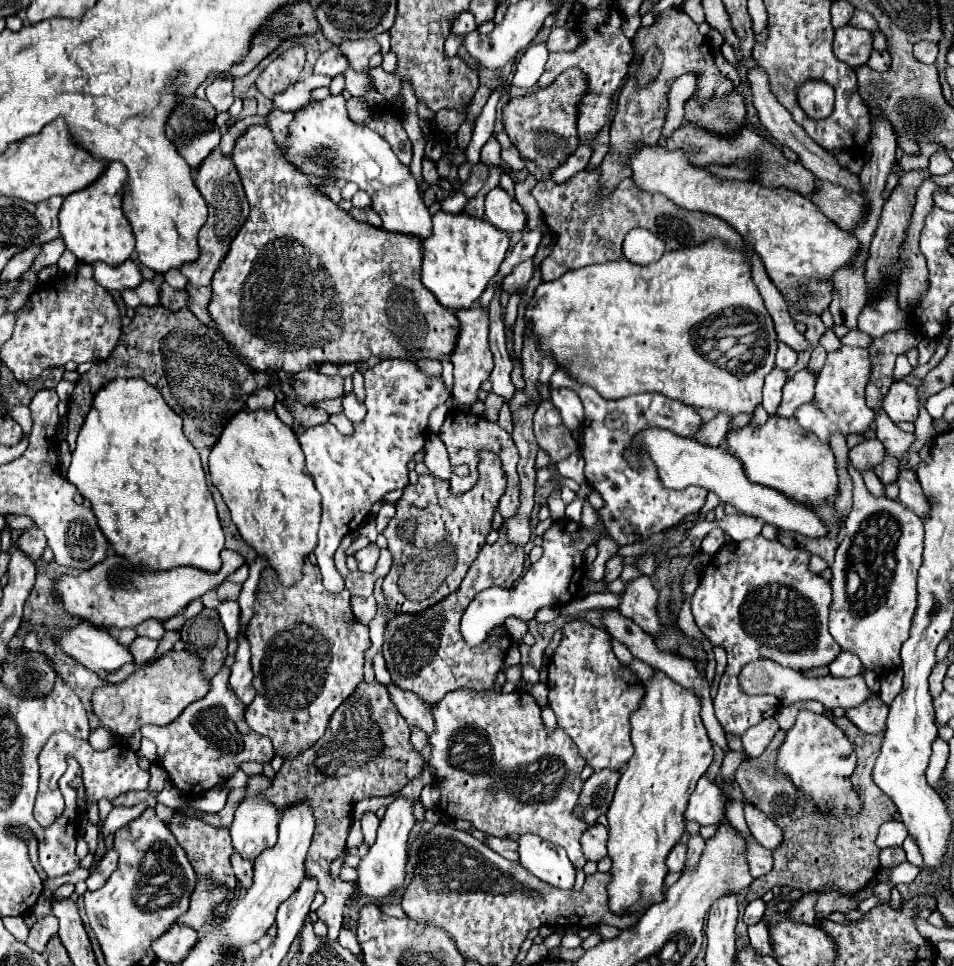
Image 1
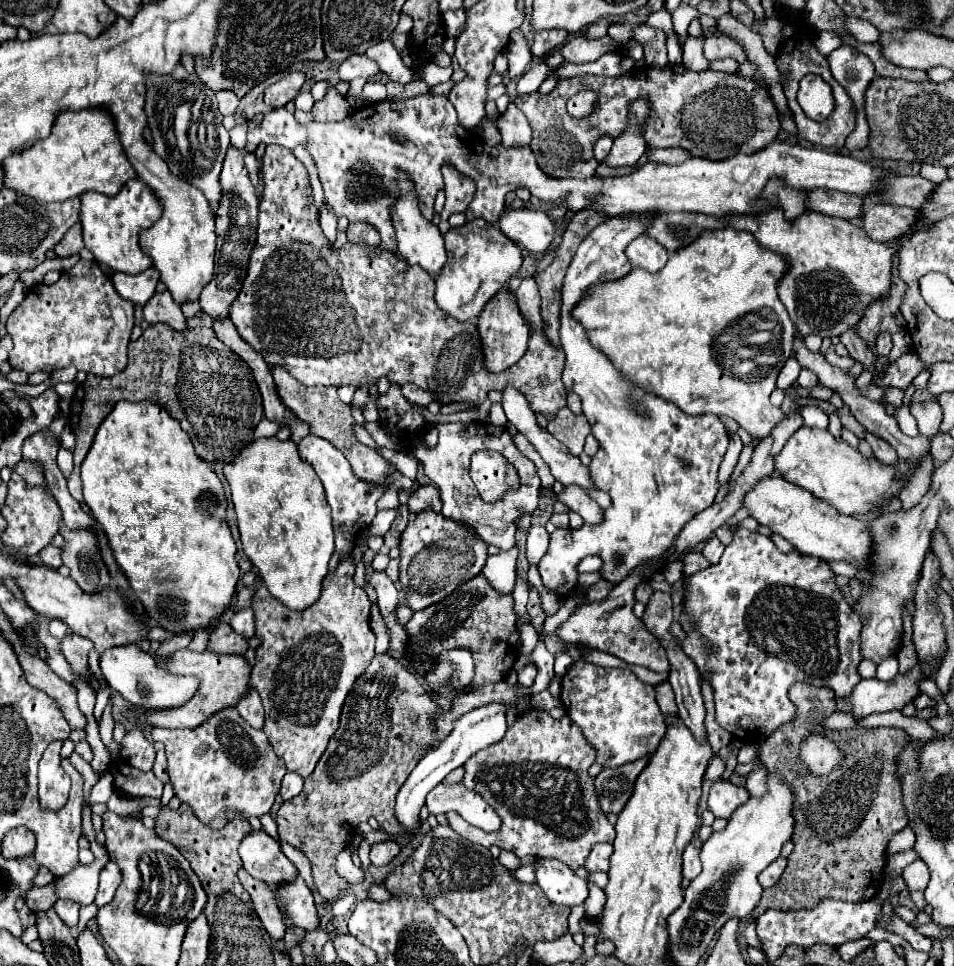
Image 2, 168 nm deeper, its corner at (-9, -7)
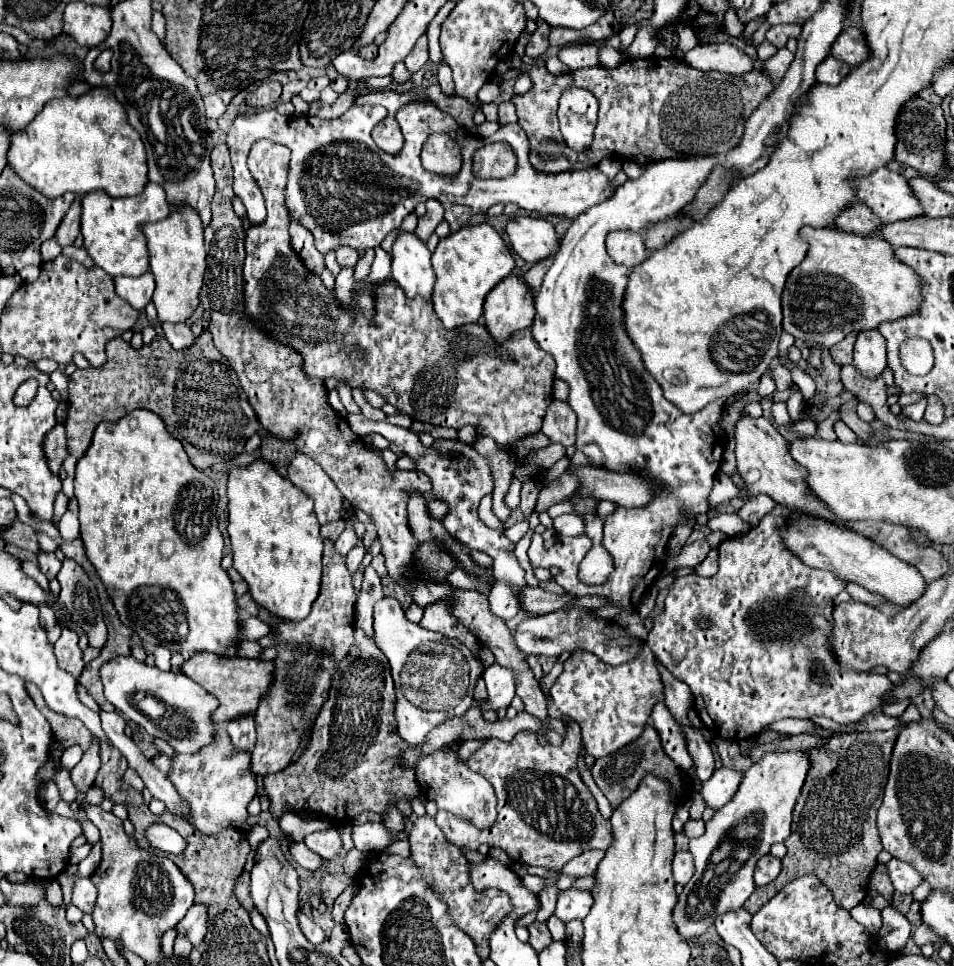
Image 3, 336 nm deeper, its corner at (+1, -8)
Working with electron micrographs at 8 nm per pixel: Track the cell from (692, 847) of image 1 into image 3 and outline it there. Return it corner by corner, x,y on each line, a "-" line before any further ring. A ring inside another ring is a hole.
693,818
687,820
687,824
685,824
685,836
687,838
701,836
703,832
705,832
705,822
703,820
693,820

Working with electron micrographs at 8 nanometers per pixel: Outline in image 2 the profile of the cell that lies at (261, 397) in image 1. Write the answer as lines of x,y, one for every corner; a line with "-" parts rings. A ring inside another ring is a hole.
263,417
261,421
259,421
259,425
257,425
257,429
255,429
255,437
259,439
259,437
273,437
277,431
279,431
279,421
275,423
275,421
271,421
271,419
267,419
267,417

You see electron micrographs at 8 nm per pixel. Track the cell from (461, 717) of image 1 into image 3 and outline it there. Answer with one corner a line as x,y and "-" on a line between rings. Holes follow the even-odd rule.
567,722
567,734
561,746
541,746
535,734
523,732
519,732
513,742
487,740
487,744
469,756
467,764
473,772
479,772
493,784
499,800
497,820
491,828
479,830
471,822
447,810
439,810
435,820
445,838
451,844
469,850
489,844
505,850
513,862
547,870
561,870
583,850
607,850
613,844
611,822
597,810
597,802
577,770
577,752
581,748
579,732
575,722

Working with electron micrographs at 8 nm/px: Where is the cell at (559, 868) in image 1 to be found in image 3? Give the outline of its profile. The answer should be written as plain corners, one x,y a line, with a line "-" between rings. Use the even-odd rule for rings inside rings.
563,890
557,900
555,916
563,922
571,920
583,920
593,906
593,896
589,892
569,892

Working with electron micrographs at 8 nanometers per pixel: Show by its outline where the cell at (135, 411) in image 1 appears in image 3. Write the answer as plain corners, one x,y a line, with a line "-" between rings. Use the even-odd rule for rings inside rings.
133,410
129,416
121,418
117,424
109,424
109,422
101,422
95,430
93,442
89,446
89,450
85,452
85,456
77,462
77,474
75,474
75,498
79,504
79,520
81,520
81,540
85,544
85,552
89,562
95,566
97,576
101,578
101,582
107,588
109,598
115,604
115,610
119,614
119,620
131,628
147,646
165,646
171,652
179,652
179,654
195,654
195,652
213,652
217,656
233,656
233,650
239,646
241,642
241,624
237,618
237,602
235,602
235,592
233,592
233,584
229,574
221,568
221,558
223,558
223,536
217,528
217,514
215,514
215,506
217,506
217,488
215,482
205,476
201,470
193,468
193,464
189,464
189,458
185,456
185,450
181,448
181,442
175,440
173,436
169,436
163,420
153,414
151,410
-
161,540
173,540
175,542
175,552
171,556
161,556
159,554
159,544

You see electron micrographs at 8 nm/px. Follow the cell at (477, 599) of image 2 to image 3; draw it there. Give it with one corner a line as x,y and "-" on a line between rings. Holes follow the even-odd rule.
433,604
433,608
427,608
423,614
423,620
421,620
421,626
459,640
467,648
473,648
473,654
477,656
477,648
479,648
477,638
467,628
463,628
461,622
457,622
457,620
453,620
453,616
449,616
449,608
445,608
445,604

